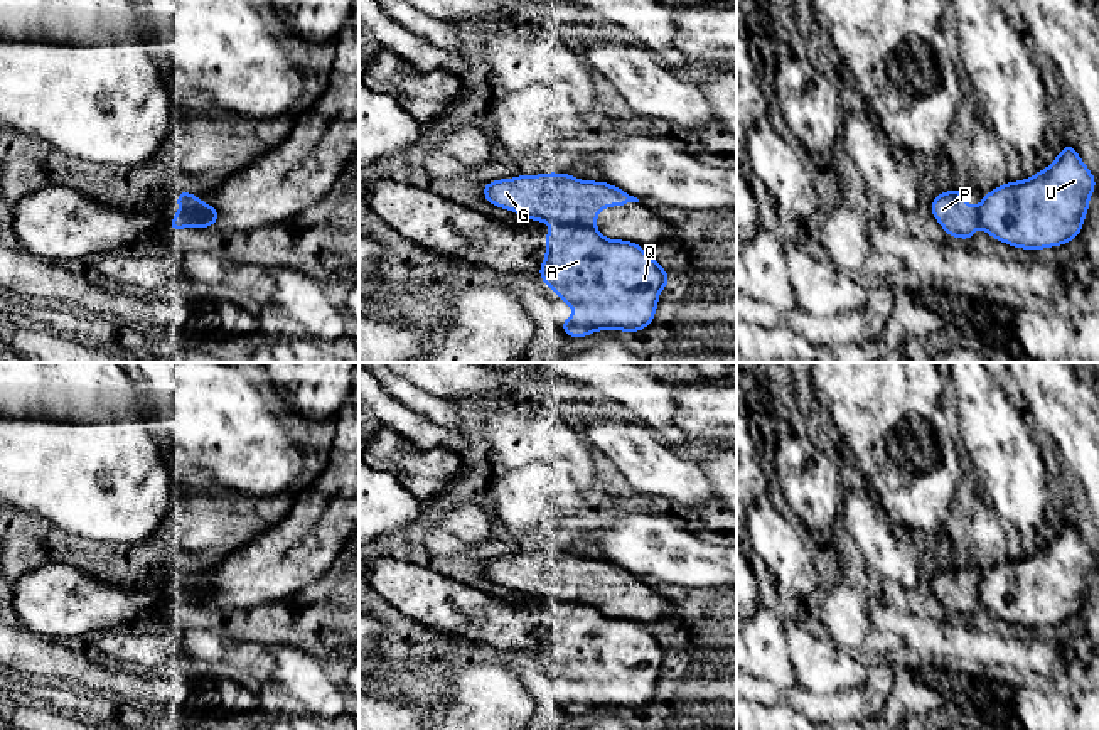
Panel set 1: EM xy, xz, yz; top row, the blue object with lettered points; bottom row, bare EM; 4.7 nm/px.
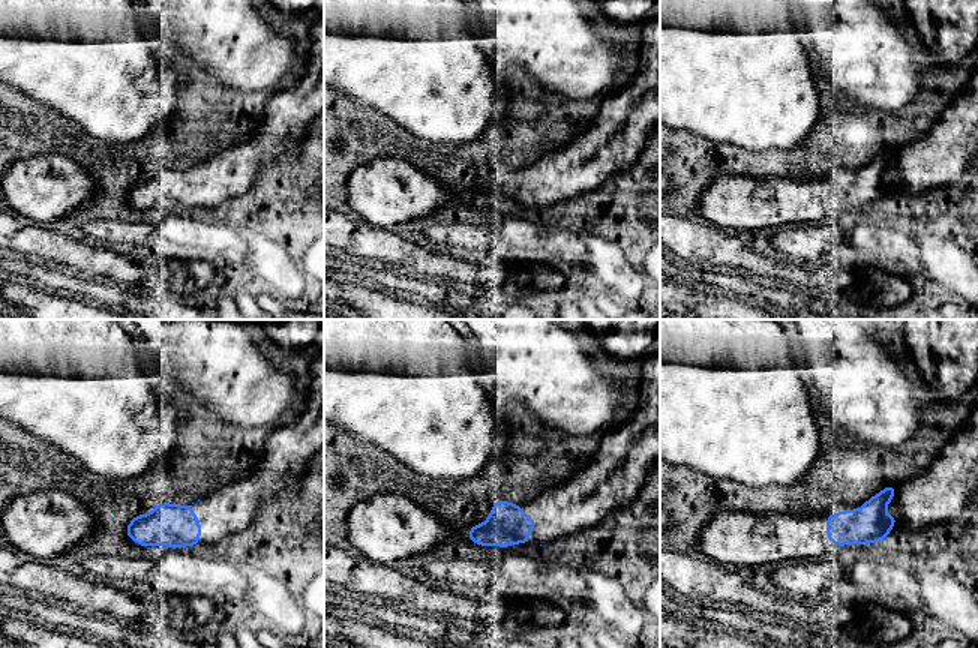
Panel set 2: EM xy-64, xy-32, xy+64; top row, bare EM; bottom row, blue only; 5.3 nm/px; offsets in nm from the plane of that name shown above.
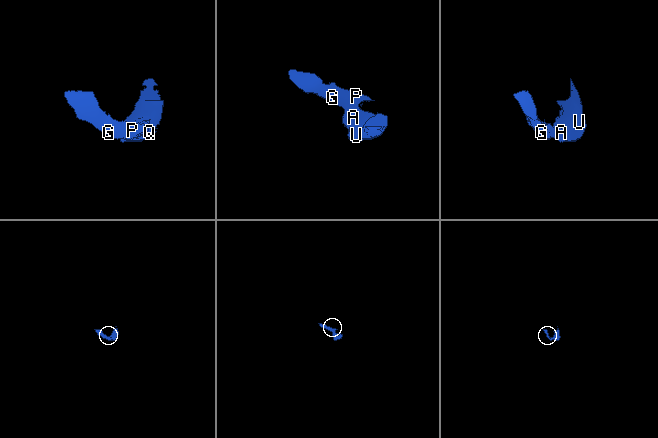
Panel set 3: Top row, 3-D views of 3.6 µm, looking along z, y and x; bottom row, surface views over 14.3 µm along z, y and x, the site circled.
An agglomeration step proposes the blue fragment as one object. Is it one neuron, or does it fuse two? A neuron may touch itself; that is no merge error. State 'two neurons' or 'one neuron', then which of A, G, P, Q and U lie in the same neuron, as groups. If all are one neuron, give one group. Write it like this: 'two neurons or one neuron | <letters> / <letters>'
two neurons | A Q U / G P

